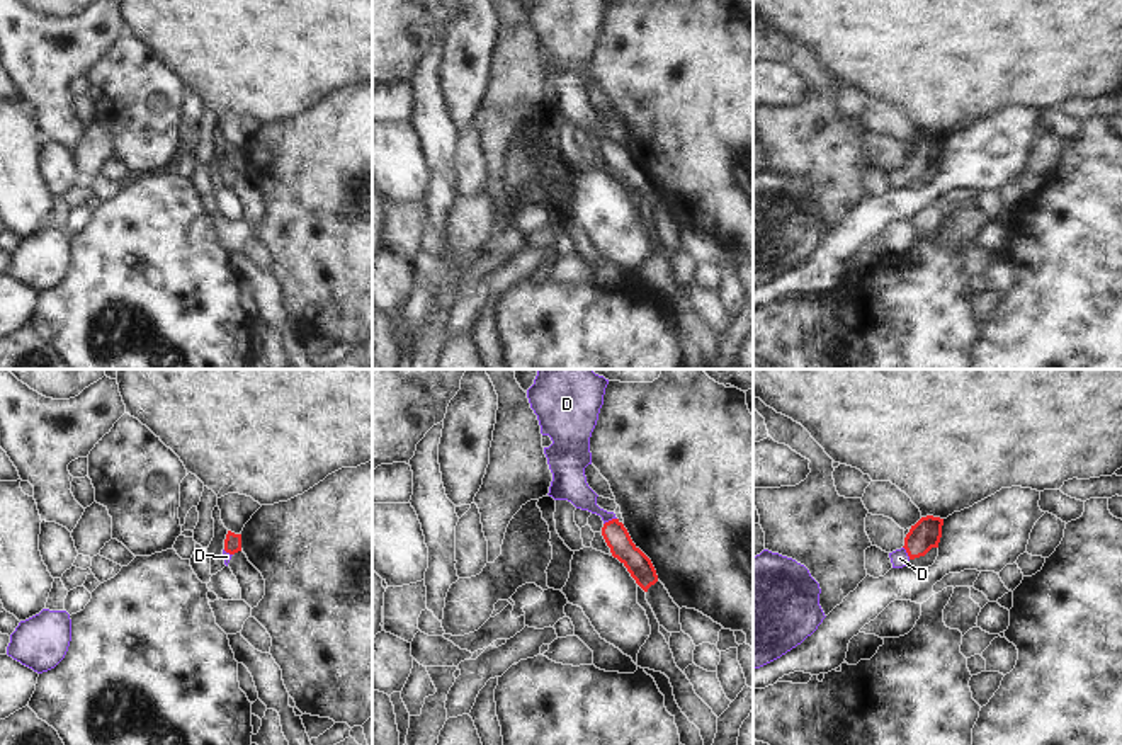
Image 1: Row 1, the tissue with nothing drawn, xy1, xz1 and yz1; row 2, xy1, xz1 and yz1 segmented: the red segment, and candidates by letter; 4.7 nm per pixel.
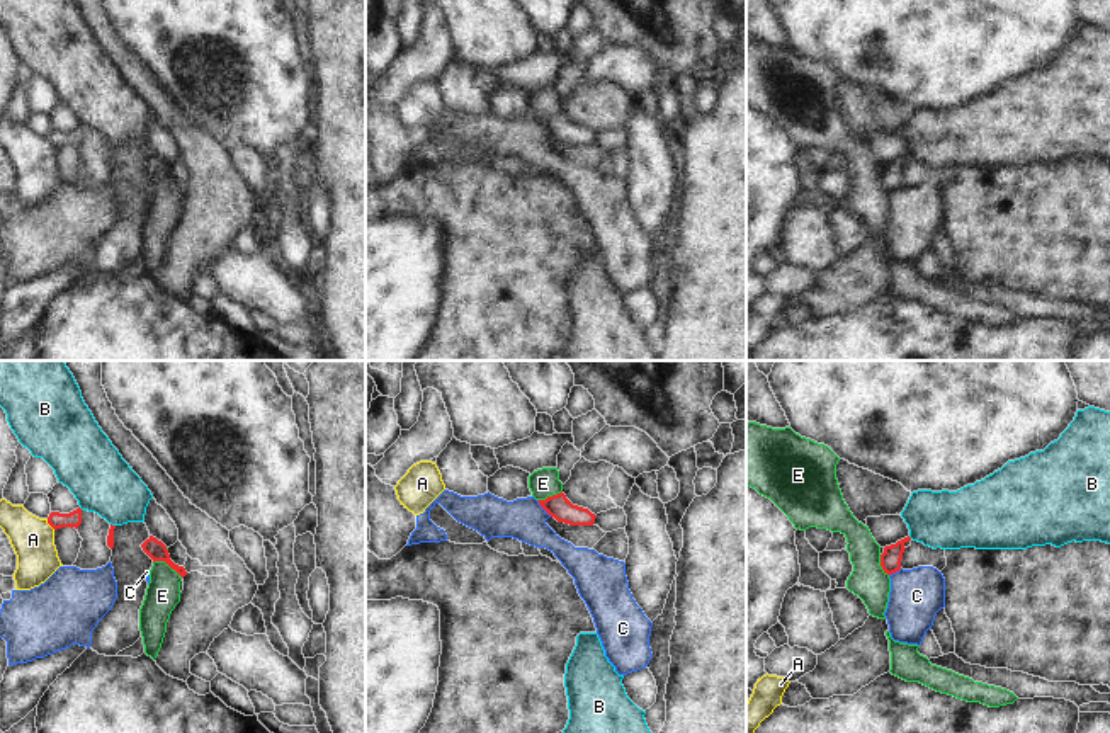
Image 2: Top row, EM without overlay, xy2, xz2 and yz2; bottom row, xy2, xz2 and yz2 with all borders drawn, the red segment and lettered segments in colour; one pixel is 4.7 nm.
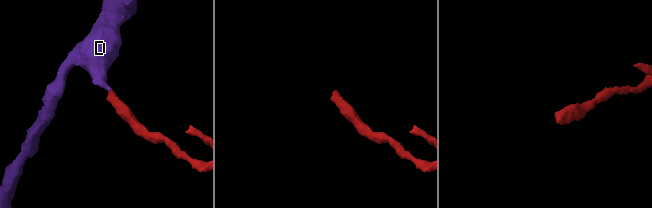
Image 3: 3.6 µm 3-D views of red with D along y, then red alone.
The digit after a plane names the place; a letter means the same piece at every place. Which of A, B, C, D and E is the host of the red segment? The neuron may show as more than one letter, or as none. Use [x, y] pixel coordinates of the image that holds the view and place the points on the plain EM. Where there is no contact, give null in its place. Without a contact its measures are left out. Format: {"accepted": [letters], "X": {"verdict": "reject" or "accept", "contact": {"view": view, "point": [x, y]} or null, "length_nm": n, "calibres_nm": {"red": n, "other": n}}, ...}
{"accepted": ["D"], "A": {"verdict": "reject", "contact": {"view": "xy2", "point": [50, 143]}, "length_nm": 70, "calibres_nm": {"red": 80, "other": 200}}, "B": {"verdict": "reject", "contact": {"view": "xy2", "point": [111, 143]}, "length_nm": 30, "calibres_nm": {"red": 30, "other": 300}}, "C": {"verdict": "reject", "contact": {"view": "xz2", "point": [544, 128]}, "length_nm": 110, "calibres_nm": {"red": 110, "other": 200}}, "D": {"verdict": "accept", "contact": {"view": "xz1", "point": [609, 140]}, "length_nm": 70, "calibres_nm": {"red": 120, "other": 150}}, "E": {"verdict": "reject", "contact": {"view": "xy2", "point": [169, 184]}, "length_nm": 160, "calibres_nm": {"red": 90, "other": 160}}}

